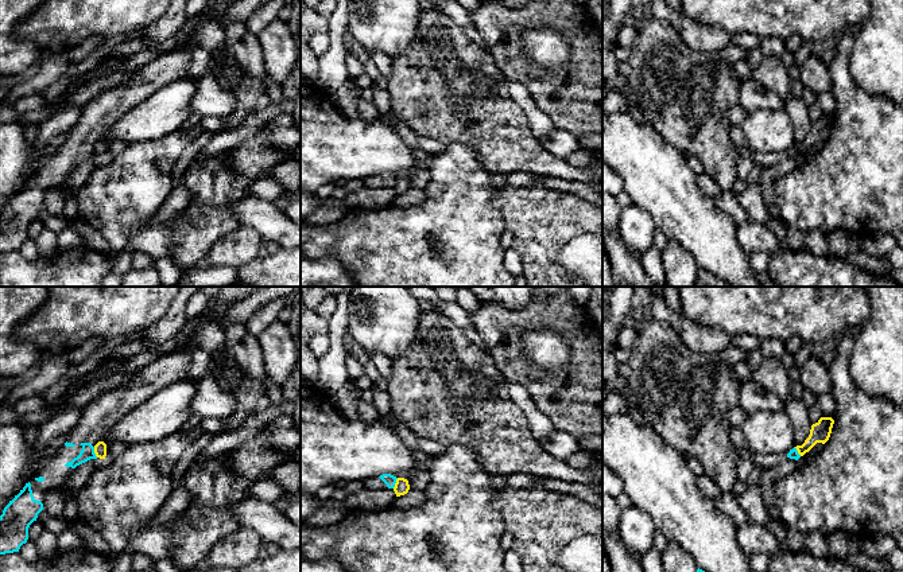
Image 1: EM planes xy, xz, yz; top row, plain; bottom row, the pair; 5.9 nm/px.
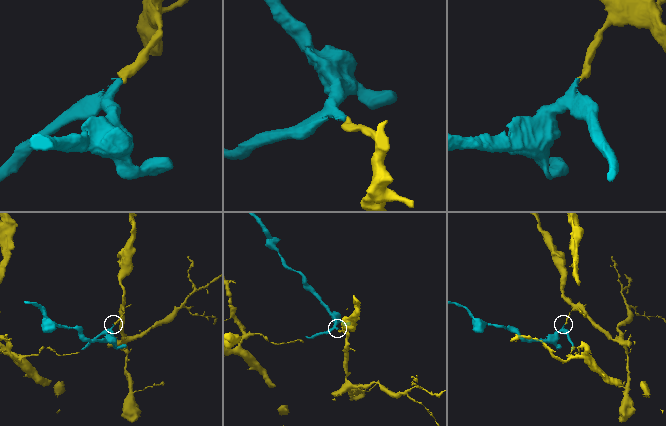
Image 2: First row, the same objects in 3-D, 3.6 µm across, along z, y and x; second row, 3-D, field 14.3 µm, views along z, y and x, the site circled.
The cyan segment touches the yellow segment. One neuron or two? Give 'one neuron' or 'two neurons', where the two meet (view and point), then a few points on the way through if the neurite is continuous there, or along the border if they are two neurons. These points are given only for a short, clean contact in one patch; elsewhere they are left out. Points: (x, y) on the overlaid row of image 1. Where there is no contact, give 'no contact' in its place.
two neurons; meets cyan in xy at (93, 452); border along xy (93, 447), (93, 452), (97, 456)

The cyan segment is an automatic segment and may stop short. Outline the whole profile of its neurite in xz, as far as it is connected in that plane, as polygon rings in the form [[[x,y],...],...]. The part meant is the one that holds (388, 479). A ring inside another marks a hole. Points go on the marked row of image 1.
[[[383,474],[380,476],[367,478],[363,480],[363,483],[365,489],[380,491],[385,489],[394,489],[396,479],[398,478],[391,474]]]

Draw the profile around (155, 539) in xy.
[[[156,517],[137,525],[128,537],[127,546],[137,555],[146,555],[152,561],[167,559],[175,544],[175,532],[182,518],[162,522]]]

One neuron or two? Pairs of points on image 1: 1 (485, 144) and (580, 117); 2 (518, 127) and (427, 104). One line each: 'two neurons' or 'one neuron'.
1: two neurons
2: one neuron

